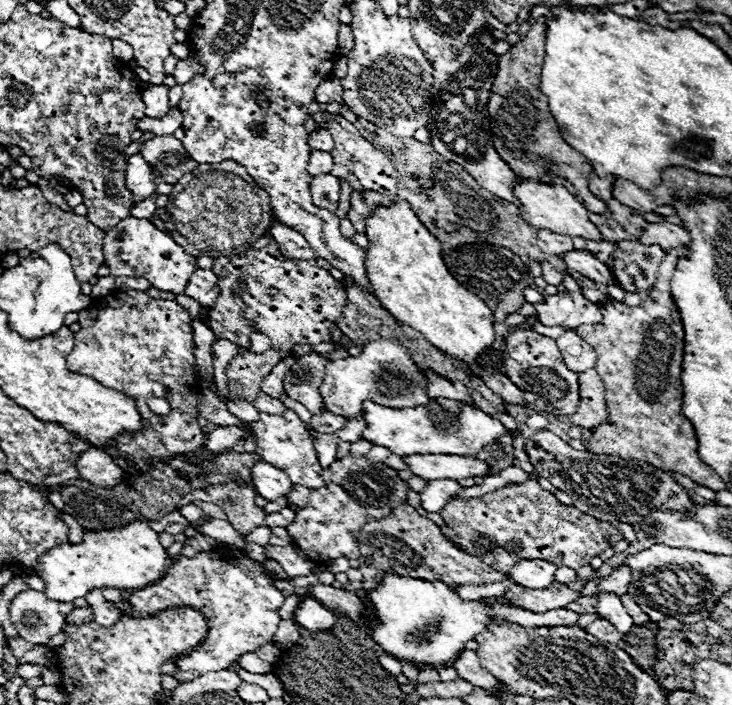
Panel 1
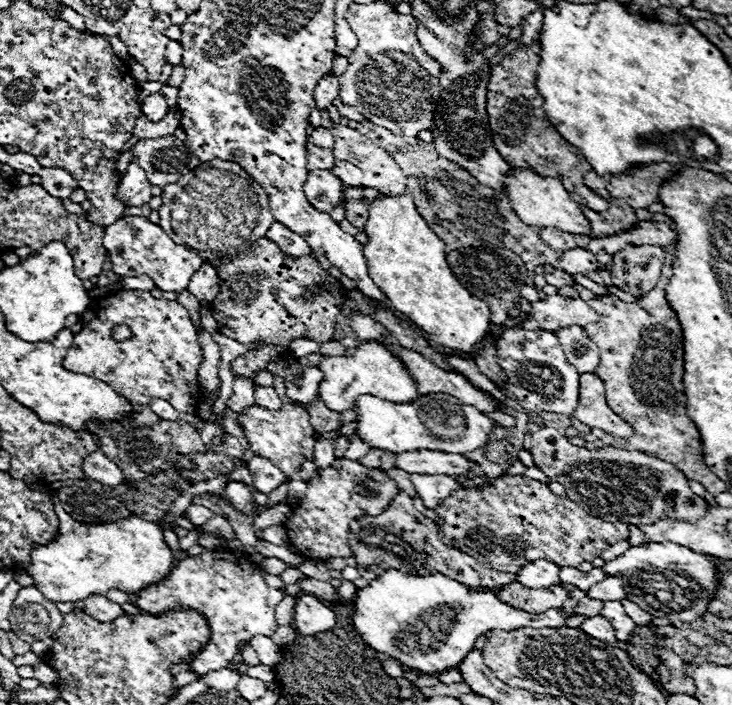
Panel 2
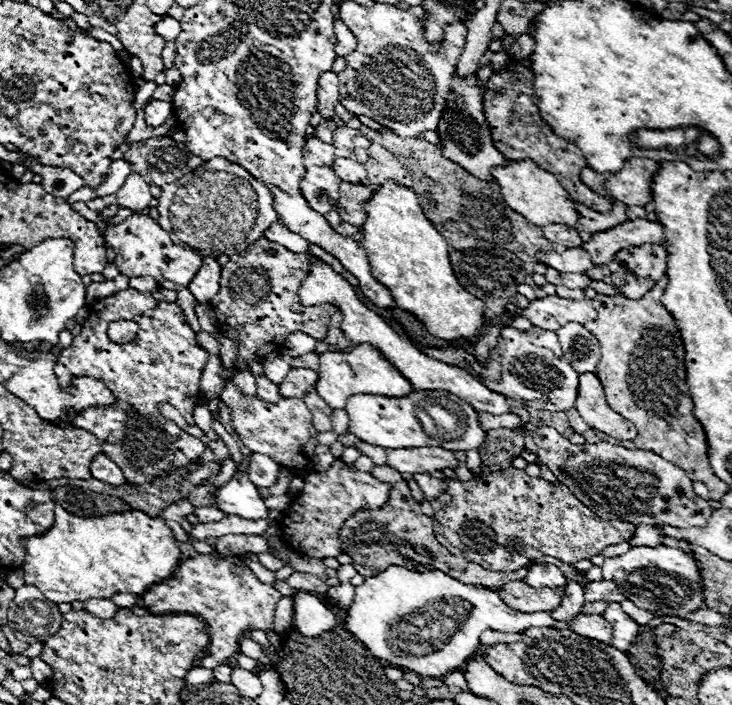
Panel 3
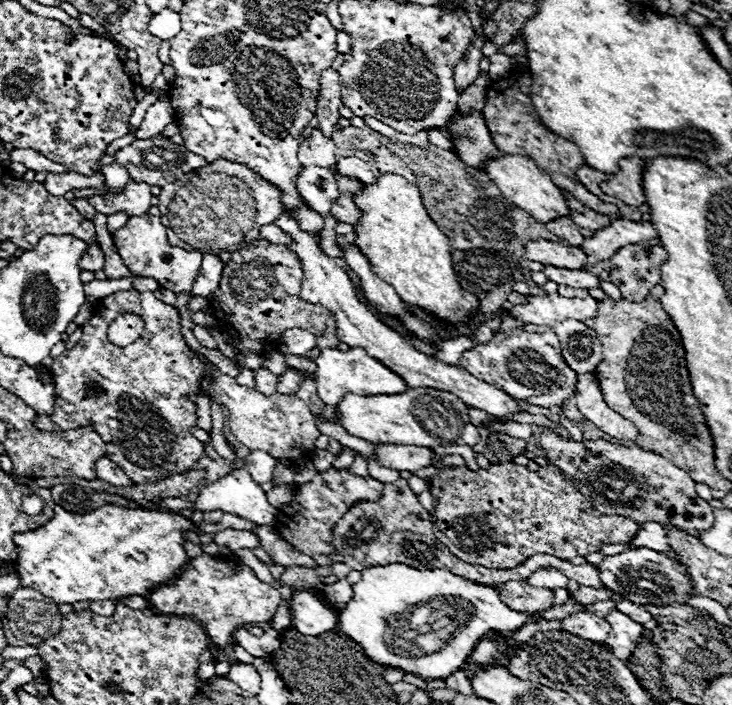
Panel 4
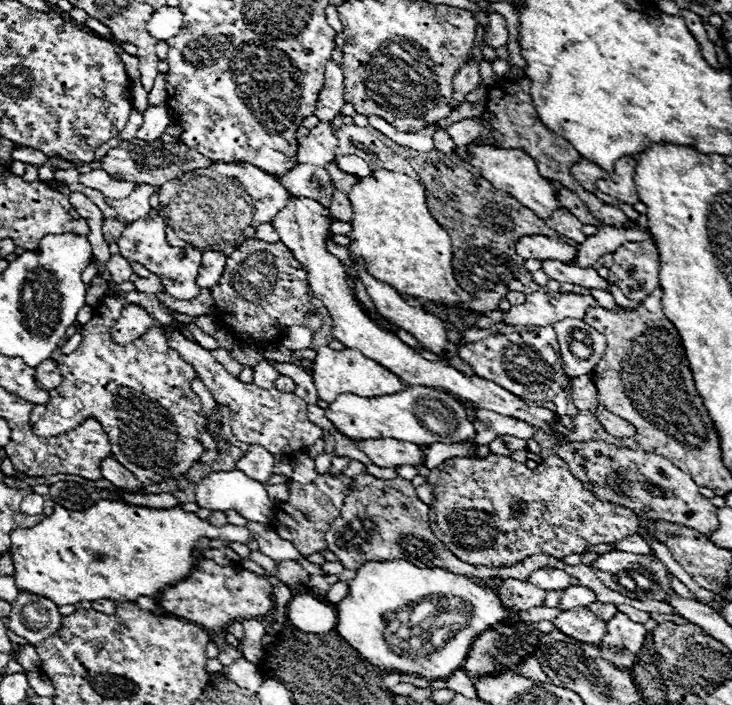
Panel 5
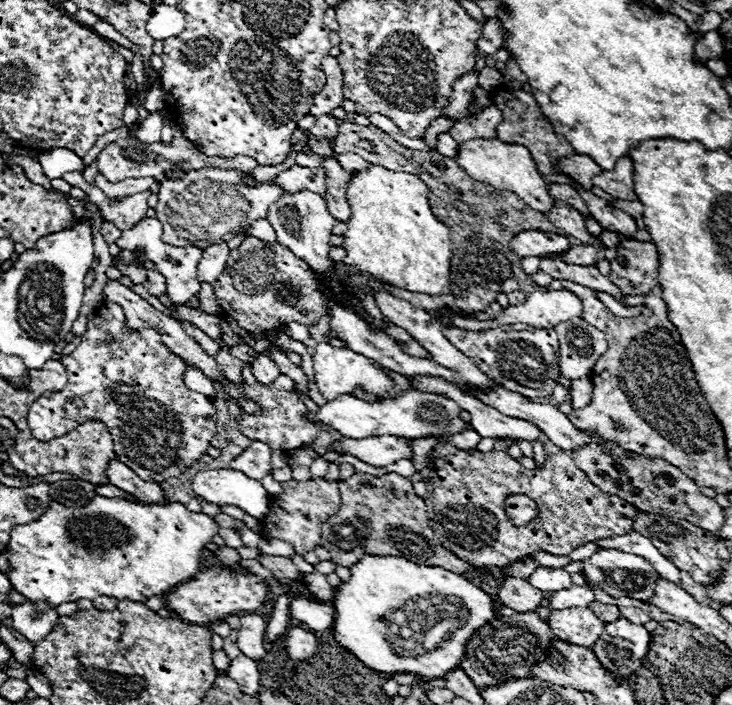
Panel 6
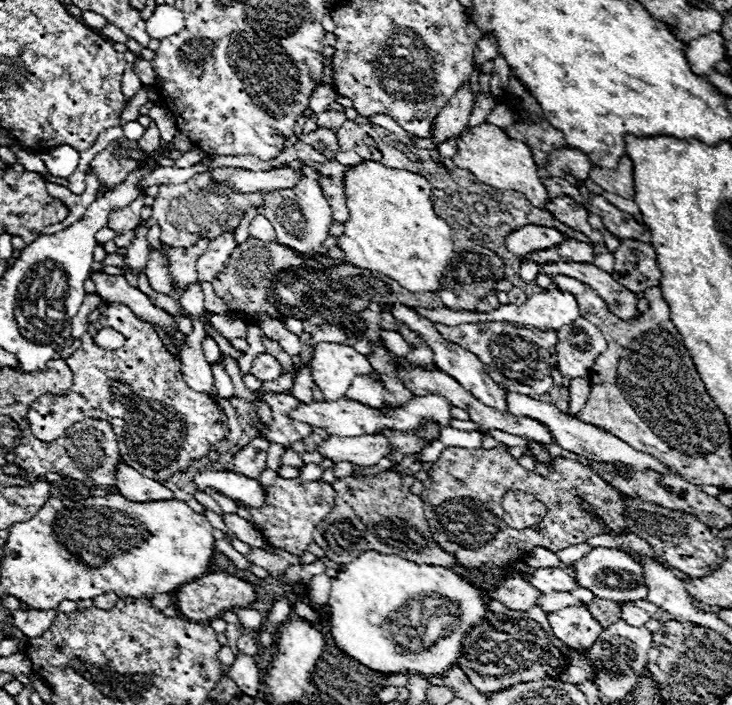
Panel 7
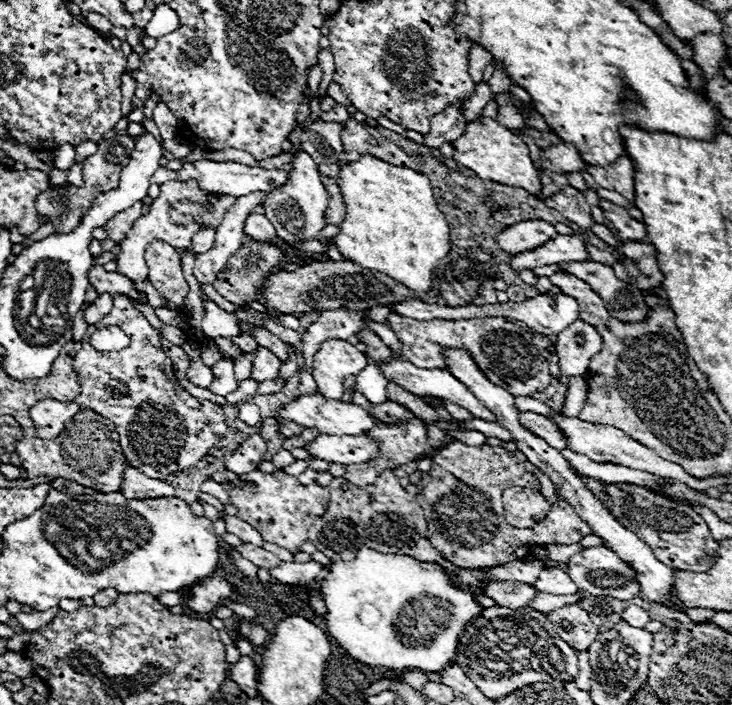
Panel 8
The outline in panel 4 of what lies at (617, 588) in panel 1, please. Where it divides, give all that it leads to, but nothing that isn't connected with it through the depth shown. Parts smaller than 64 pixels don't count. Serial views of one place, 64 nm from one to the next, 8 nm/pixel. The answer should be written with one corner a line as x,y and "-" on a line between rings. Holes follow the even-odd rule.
586,586
586,588
580,588
576,594
574,594
574,598
582,604
582,606
586,606
586,604
594,604
596,600
610,600
612,598
612,592
614,590
610,590
610,588
592,588
592,586

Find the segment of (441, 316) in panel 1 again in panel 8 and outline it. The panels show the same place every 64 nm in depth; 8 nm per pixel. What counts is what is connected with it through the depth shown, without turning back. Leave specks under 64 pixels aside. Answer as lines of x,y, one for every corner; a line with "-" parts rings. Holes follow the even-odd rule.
366,154
358,162
342,164
338,178
346,204
346,220
334,238
348,260
392,276
410,290
432,288
432,272
450,252
450,226
436,208
430,180
410,168
400,168

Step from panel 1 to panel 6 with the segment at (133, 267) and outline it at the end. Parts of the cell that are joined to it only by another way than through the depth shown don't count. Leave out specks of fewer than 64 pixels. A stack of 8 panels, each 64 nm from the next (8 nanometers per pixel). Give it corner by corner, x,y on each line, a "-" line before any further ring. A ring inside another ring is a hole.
145,217
138,222
133,228
122,232
122,236
116,240
120,250
130,250
136,252
138,248
144,250
144,260
152,262
156,270
168,280
168,296
174,302
188,302
188,298
196,296
200,292
200,282
198,282
198,262
202,258
202,248
196,246
186,246
186,248
176,248
170,246
162,240
162,224
156,218

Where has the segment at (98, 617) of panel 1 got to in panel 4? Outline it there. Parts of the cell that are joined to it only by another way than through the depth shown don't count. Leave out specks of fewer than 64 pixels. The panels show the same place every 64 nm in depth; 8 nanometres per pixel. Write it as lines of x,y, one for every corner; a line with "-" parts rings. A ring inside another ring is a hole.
92,600
92,602
88,602
88,606
90,606
92,612
96,612
100,616
112,616
114,608
116,608
116,602
114,600
100,600
100,602

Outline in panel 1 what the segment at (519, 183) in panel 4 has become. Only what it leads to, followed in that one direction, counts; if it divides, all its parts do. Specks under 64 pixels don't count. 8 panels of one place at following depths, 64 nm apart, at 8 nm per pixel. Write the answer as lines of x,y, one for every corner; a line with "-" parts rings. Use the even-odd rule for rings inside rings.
520,180
520,184
514,188
514,194
522,202
522,216
528,224
534,224
536,228
548,228
556,234
568,234
574,238
580,236
584,240
602,240
600,230
588,220
588,210
566,188

